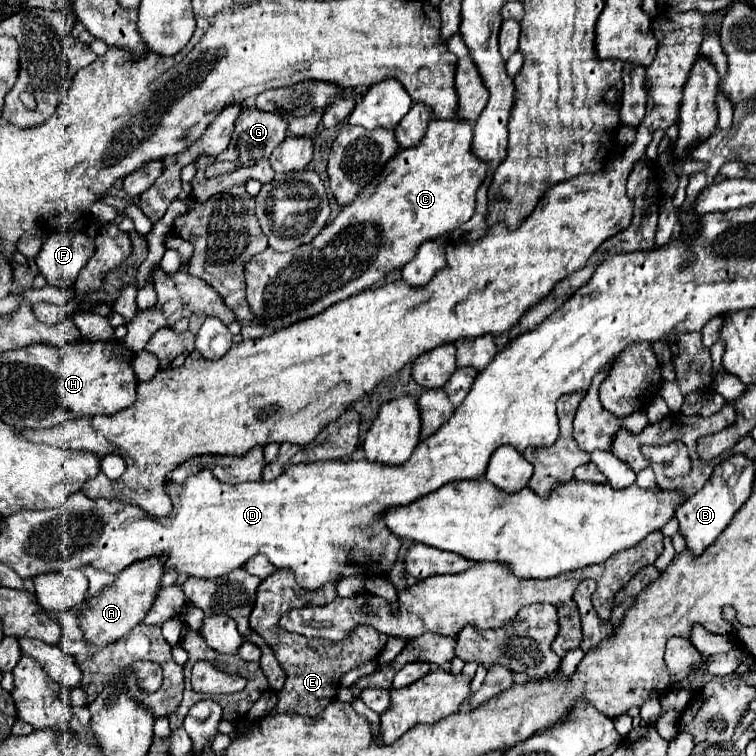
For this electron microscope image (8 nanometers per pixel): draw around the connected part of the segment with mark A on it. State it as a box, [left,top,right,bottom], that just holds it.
[81,556,167,648]

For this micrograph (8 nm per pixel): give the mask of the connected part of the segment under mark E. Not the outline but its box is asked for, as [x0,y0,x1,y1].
[251,568,387,716]

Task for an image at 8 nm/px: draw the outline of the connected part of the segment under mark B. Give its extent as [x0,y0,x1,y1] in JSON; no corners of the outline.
[675,454,755,556]

